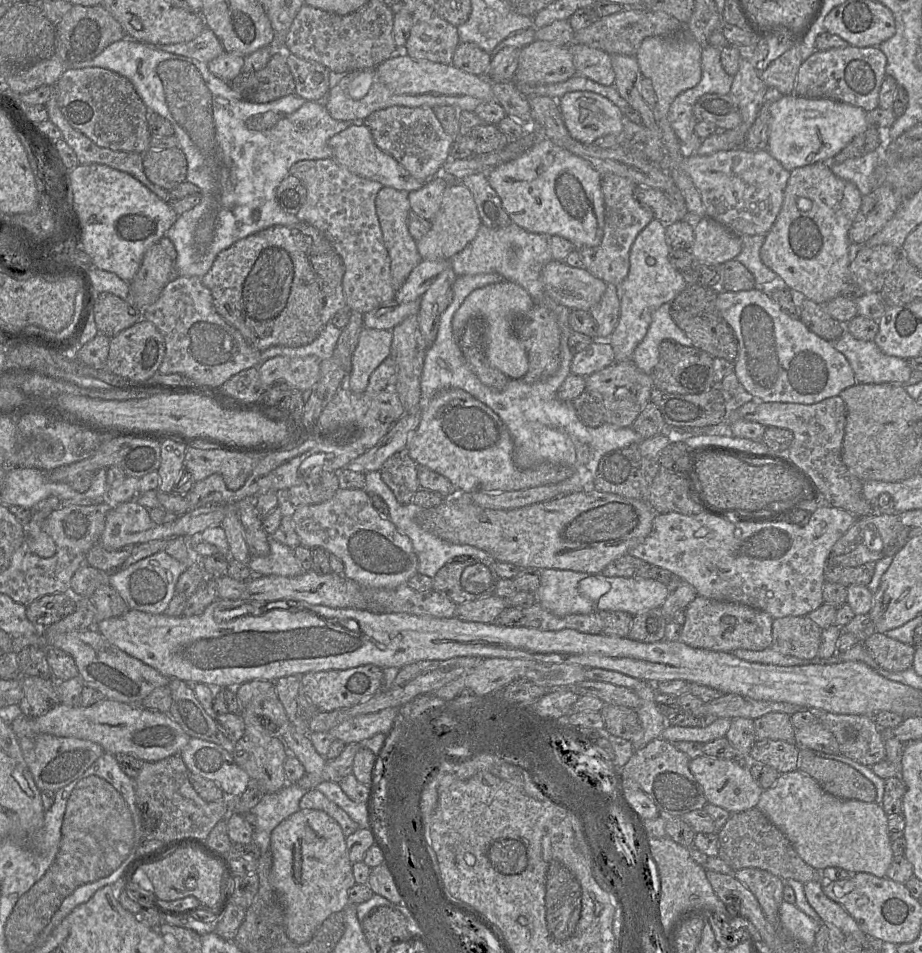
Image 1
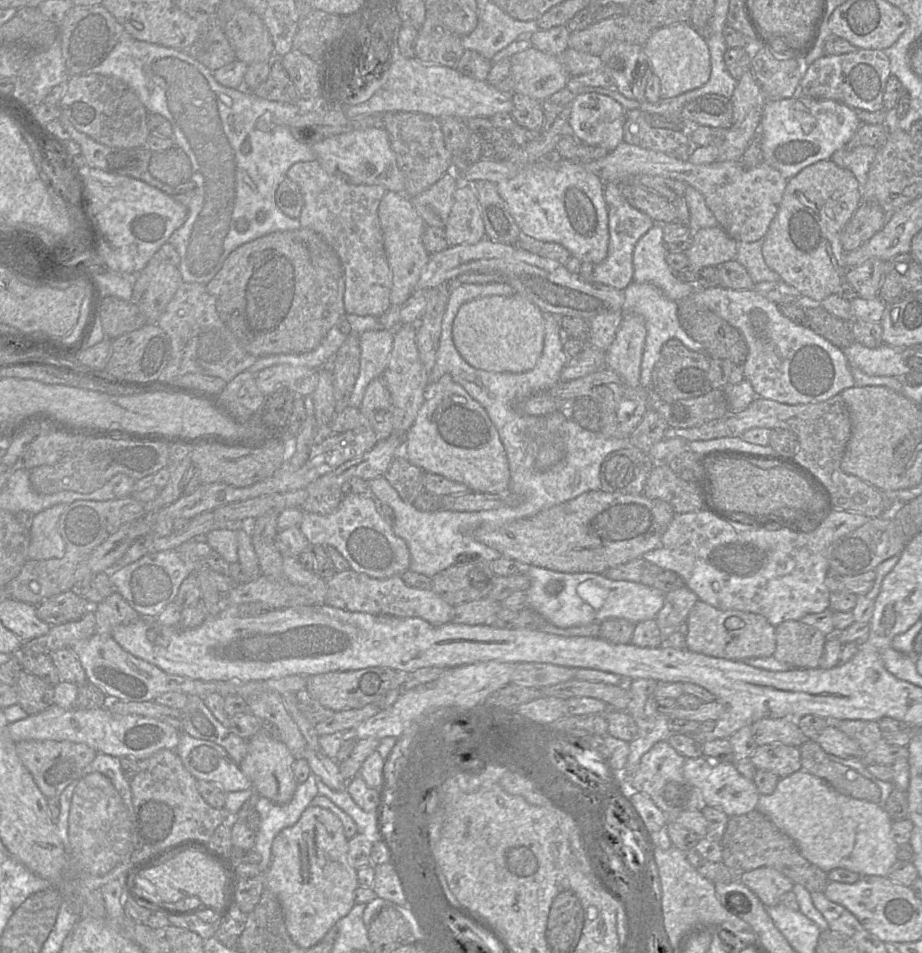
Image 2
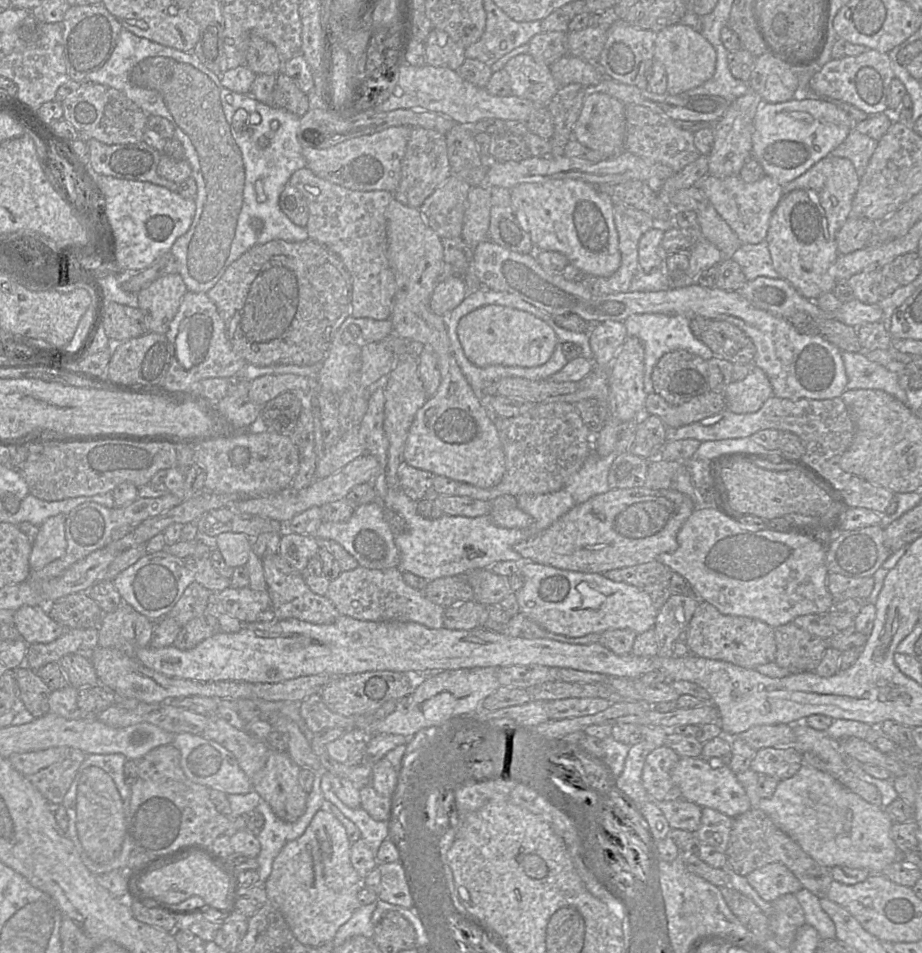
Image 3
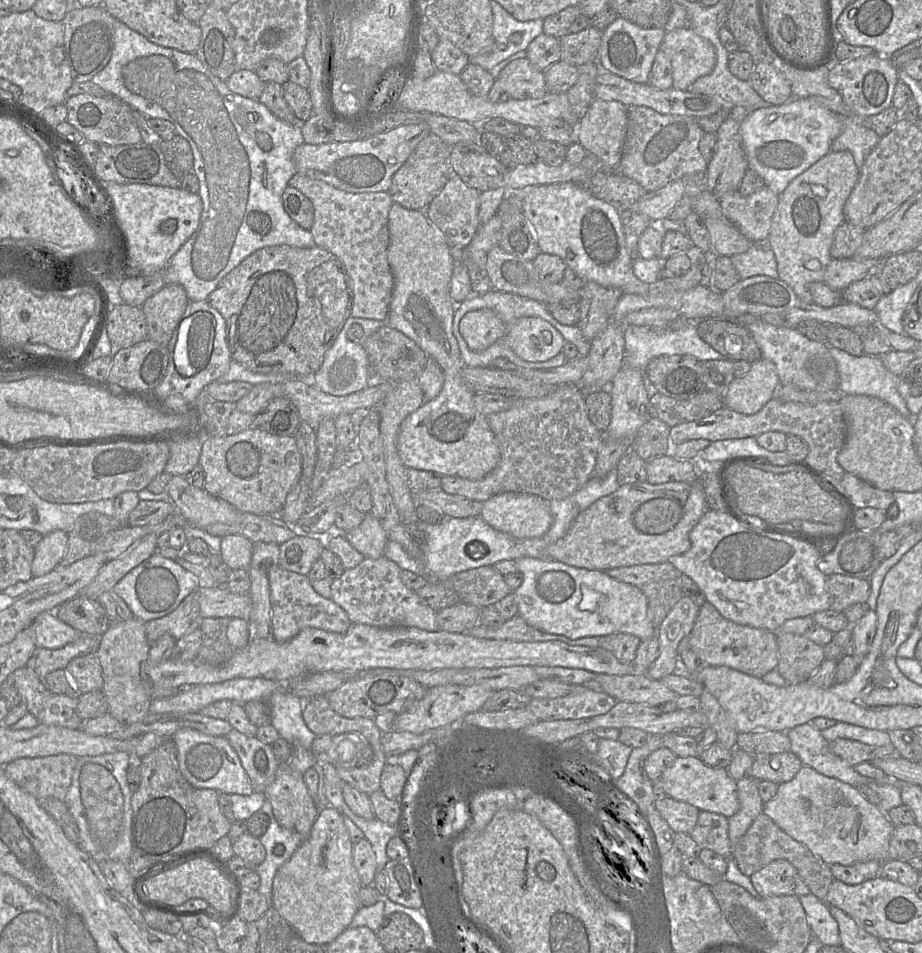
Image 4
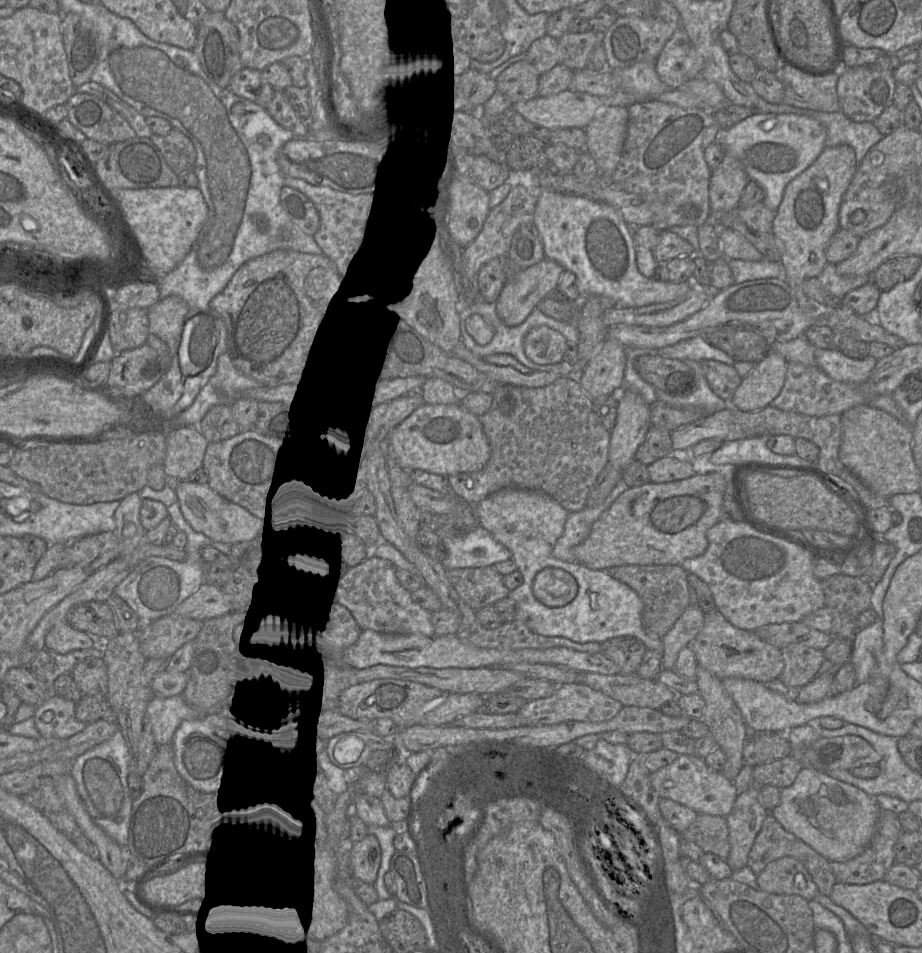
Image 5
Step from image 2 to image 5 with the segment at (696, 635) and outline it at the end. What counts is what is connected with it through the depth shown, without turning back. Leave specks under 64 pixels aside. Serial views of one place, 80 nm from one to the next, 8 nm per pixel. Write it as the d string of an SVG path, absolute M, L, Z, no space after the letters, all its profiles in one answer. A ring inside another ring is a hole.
M716 608L704 614L704 624L689 645L697 664L719 679L737 677L767 683L780 678L784 662L780 649L762 641L754 632L734 627Z

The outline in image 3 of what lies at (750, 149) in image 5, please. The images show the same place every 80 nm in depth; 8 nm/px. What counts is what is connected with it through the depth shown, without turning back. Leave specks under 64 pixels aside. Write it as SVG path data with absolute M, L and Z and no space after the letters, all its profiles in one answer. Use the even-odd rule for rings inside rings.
M798 95L786 102L762 103L754 118L751 157L759 162L765 175L784 186L830 155L847 138L853 127L851 118L827 98Z

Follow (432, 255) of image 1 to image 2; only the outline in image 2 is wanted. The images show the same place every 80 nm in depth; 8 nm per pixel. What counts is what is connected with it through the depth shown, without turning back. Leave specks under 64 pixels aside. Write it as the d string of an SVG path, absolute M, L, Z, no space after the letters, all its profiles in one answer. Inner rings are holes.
M459 183L443 229L449 246L475 244L485 238L486 232L478 199L470 183Z

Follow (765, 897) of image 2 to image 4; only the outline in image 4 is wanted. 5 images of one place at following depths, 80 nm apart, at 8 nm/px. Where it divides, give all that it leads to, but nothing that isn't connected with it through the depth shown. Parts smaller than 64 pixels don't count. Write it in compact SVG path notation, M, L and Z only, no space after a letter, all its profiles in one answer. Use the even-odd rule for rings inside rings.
M785 859L770 862L752 874L750 880L760 897L810 893L796 868Z

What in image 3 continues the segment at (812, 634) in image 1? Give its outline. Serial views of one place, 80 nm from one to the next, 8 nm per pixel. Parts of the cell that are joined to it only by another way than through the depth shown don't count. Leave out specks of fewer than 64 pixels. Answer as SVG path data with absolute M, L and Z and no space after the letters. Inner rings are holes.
M793 622L774 629L775 663L789 674L815 671L828 642L796 626Z

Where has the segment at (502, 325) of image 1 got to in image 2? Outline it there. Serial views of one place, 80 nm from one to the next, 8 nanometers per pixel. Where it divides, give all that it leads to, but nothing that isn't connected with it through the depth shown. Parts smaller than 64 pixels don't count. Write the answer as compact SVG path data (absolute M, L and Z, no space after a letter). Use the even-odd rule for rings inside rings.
M514 294L510 297L487 296L464 303L453 321L452 336L456 349L472 367L499 373L523 373L538 363L544 348L545 324L542 311L528 299Z

